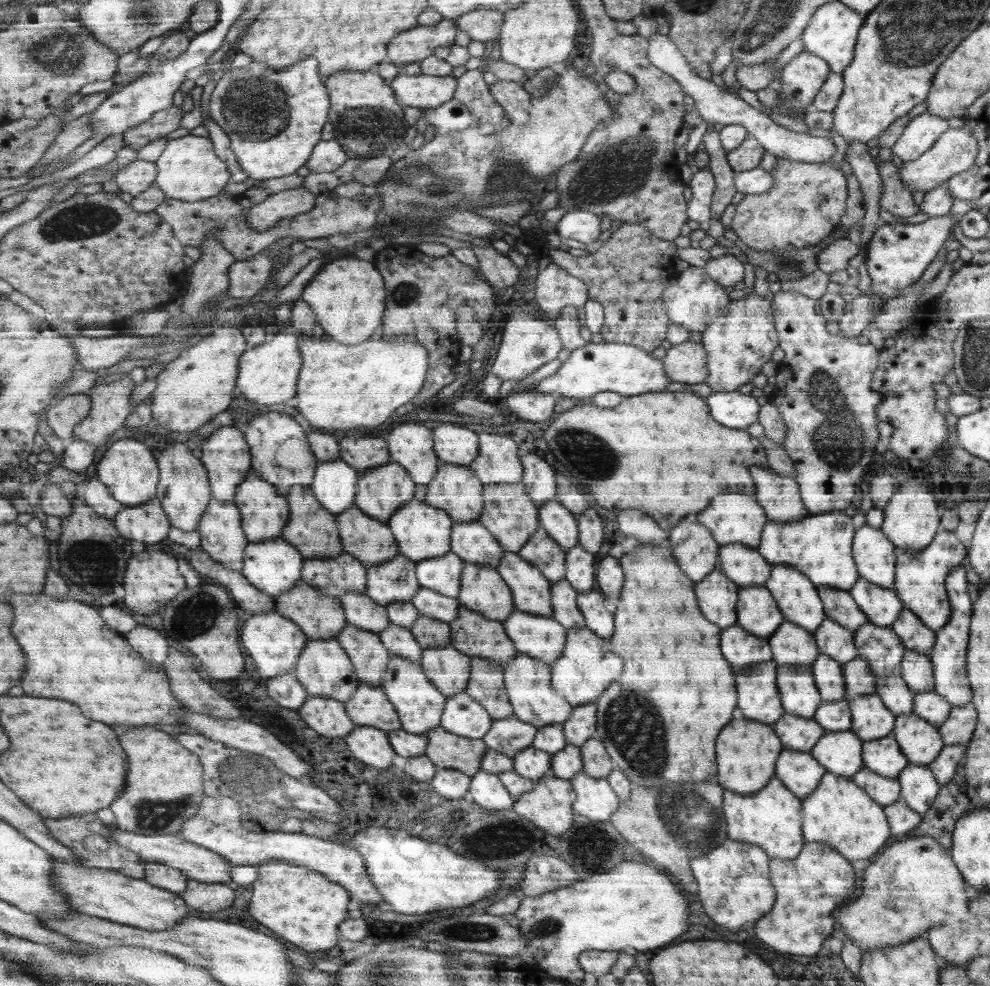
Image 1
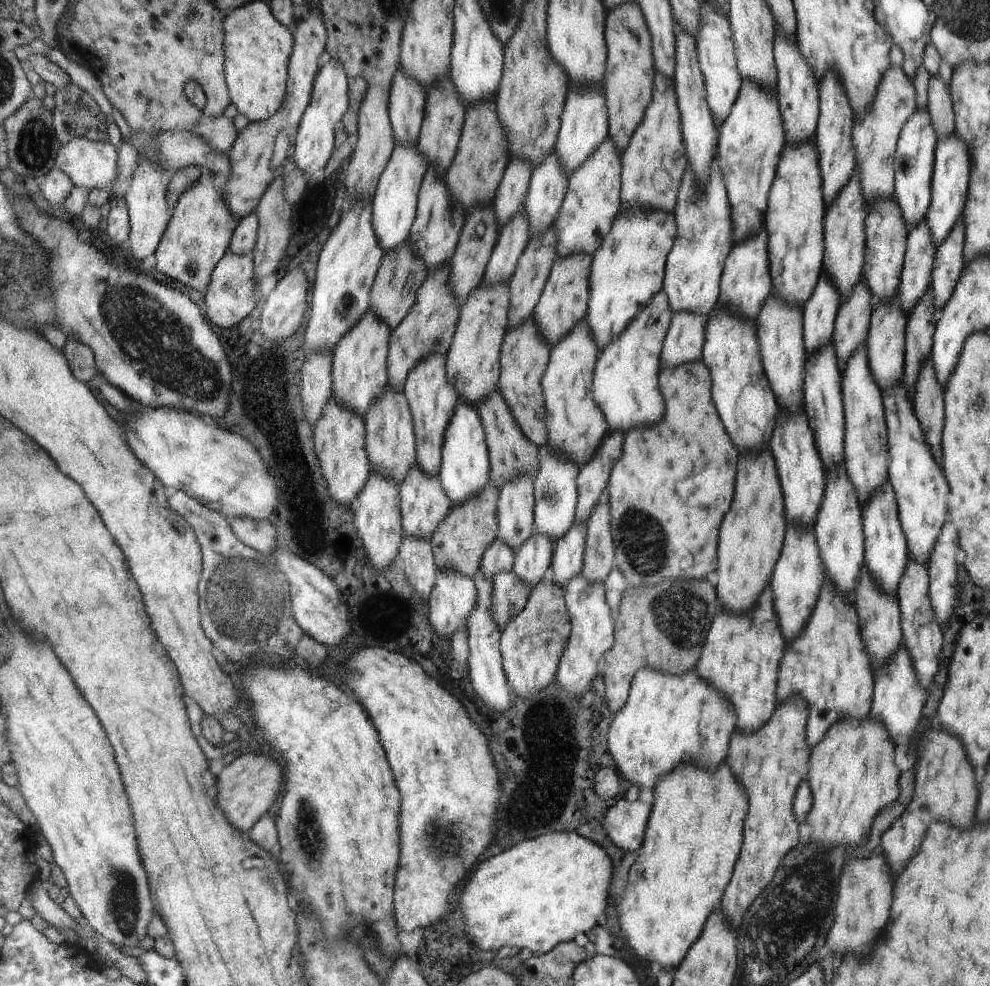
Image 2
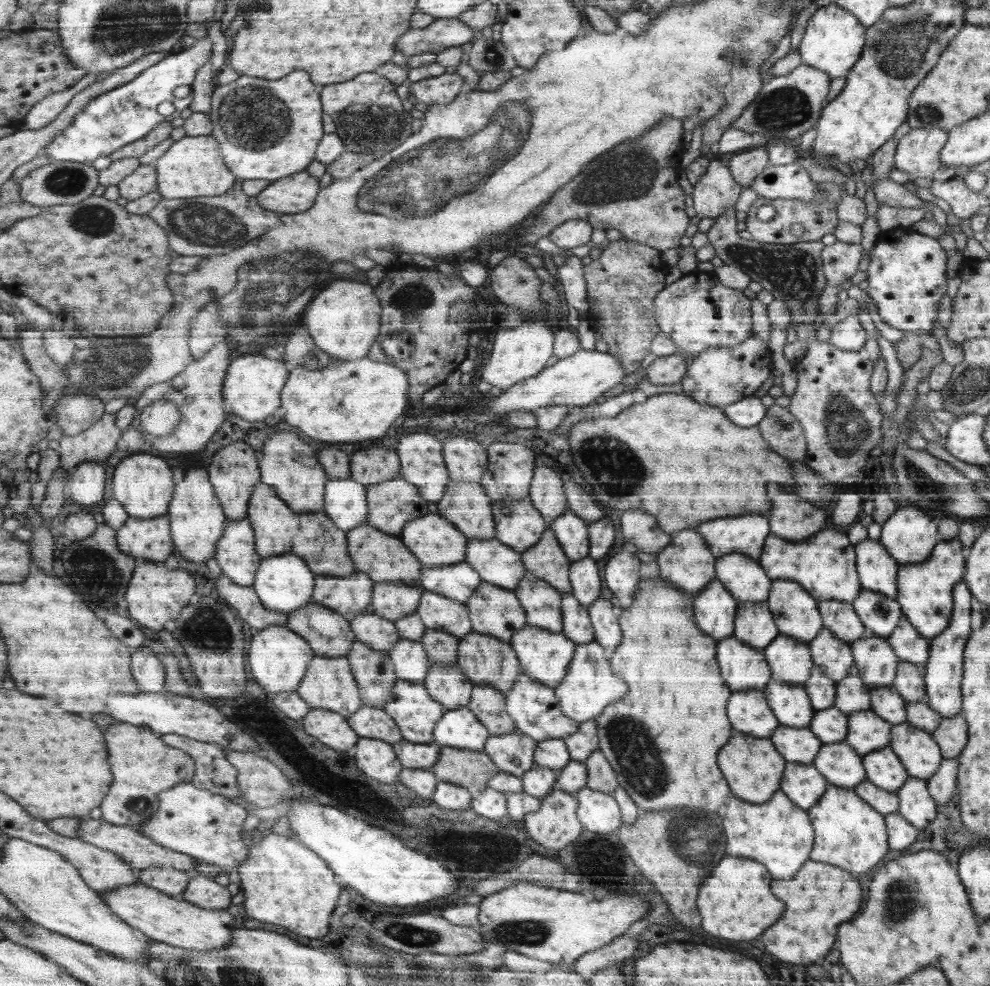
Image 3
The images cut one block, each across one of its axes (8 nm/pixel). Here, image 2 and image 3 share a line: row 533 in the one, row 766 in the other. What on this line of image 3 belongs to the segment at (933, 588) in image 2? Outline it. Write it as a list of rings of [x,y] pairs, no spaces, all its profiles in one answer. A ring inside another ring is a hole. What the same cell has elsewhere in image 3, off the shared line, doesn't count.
[[[944,759],[938,772],[930,778],[926,786],[936,804],[946,804],[957,794],[958,762],[955,759]]]

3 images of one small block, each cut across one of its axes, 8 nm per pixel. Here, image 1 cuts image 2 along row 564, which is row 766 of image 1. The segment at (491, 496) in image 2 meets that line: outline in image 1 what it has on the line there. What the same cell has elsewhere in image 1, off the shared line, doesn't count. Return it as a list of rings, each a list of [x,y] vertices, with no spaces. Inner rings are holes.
[[[440,726],[426,734],[430,742],[425,756],[437,769],[456,769],[470,778],[479,773],[482,756],[488,752],[482,739],[452,734]]]

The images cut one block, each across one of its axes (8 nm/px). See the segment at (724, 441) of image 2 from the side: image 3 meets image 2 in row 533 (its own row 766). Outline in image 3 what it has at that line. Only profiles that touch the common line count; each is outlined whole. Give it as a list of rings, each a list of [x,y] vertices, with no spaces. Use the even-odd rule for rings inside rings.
[[[660,576],[650,577],[640,580],[633,603],[619,616],[622,640],[613,651],[611,666],[617,676],[622,676],[624,682],[632,686],[632,698],[608,706],[608,714],[594,720],[601,754],[614,770],[619,786],[628,792],[641,812],[662,812],[684,806],[700,812],[716,812],[718,806],[724,806],[730,798],[730,788],[716,764],[720,748],[732,736],[726,718],[730,690],[718,670],[716,642],[704,636],[694,624],[692,606],[694,598],[691,595]]]

